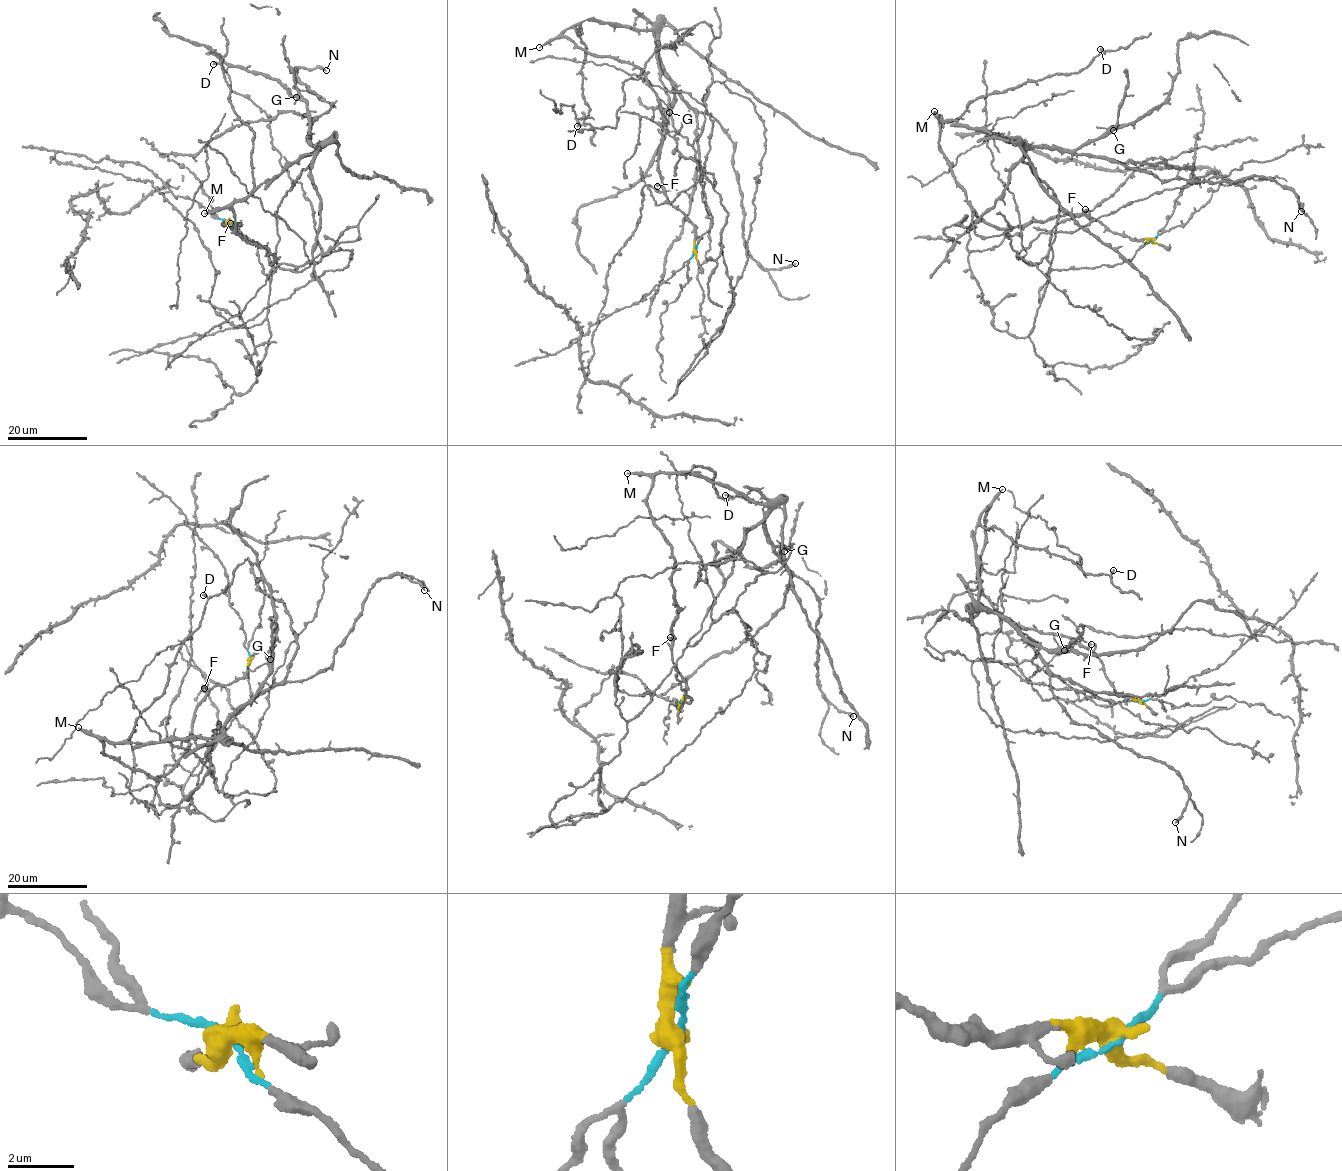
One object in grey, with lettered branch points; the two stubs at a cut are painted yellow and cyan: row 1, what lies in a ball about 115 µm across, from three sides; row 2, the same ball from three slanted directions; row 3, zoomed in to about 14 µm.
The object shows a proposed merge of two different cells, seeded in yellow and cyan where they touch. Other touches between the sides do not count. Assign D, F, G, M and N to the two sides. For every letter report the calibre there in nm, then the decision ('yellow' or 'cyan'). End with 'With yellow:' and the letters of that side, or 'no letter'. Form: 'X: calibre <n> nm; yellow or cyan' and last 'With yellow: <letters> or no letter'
D: calibre 380 nm; yellow
F: calibre 150 nm; yellow
G: calibre 160 nm; cyan
M: calibre 180 nm; yellow
N: calibre 240 nm; cyan
With yellow: D, F, M

